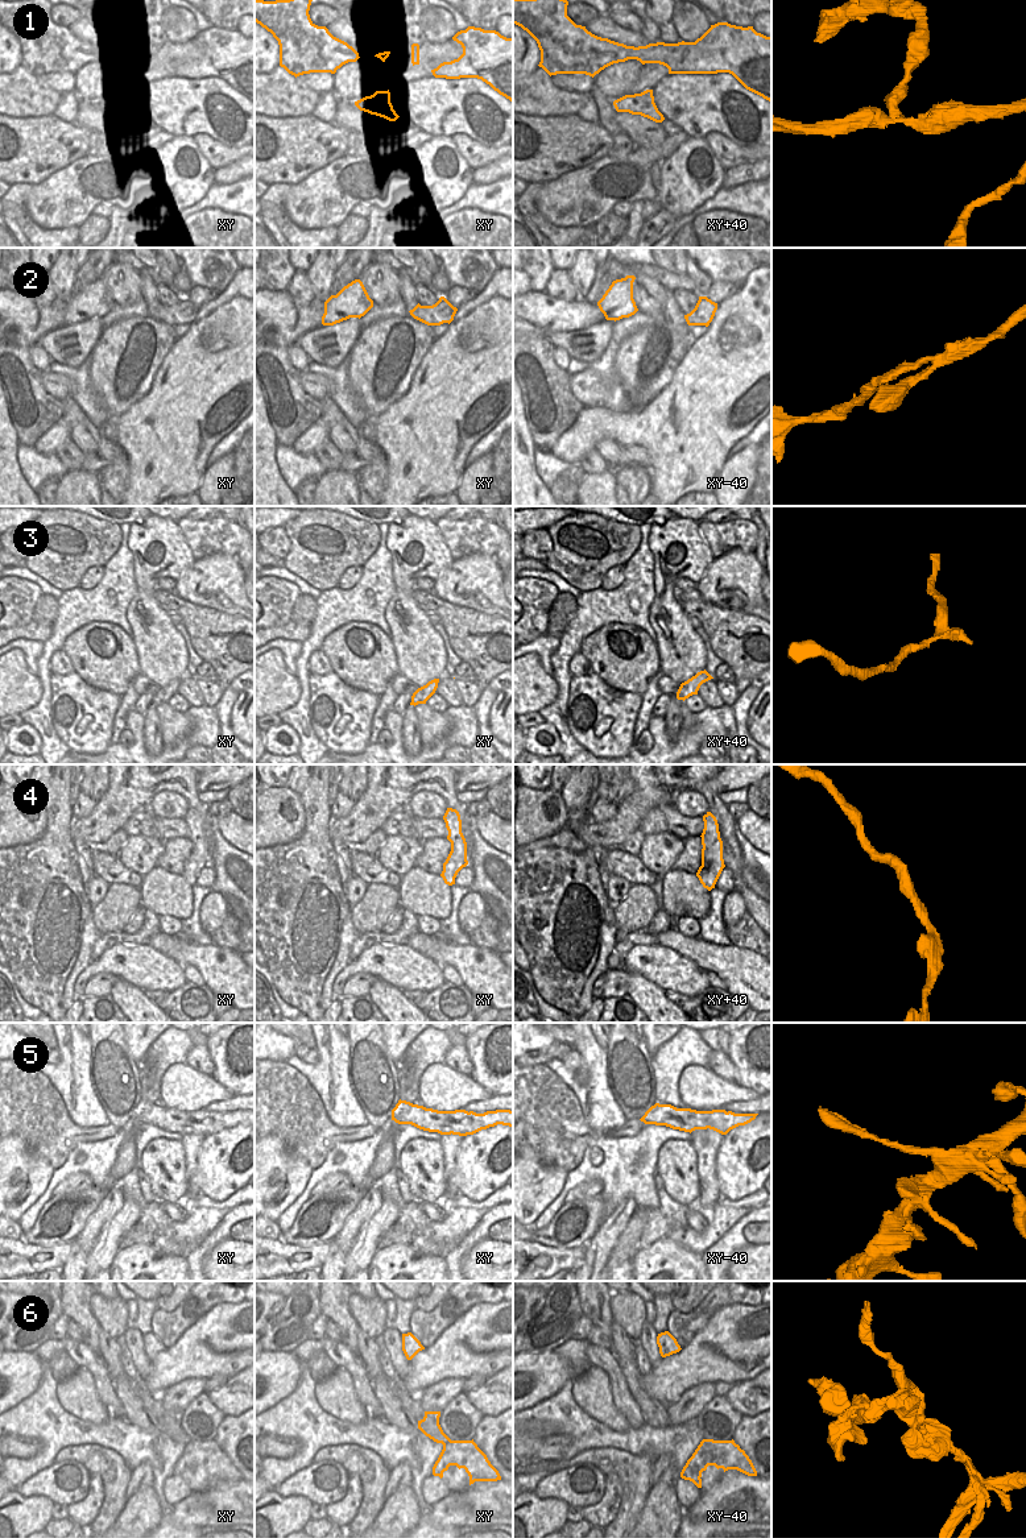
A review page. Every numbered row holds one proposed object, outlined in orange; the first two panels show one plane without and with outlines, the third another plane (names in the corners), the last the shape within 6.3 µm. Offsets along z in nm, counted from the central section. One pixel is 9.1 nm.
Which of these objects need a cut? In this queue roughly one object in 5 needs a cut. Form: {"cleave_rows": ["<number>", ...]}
{"cleave_rows": ["5", "6"]}

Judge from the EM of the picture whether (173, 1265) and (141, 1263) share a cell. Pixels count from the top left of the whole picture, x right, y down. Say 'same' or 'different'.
same

